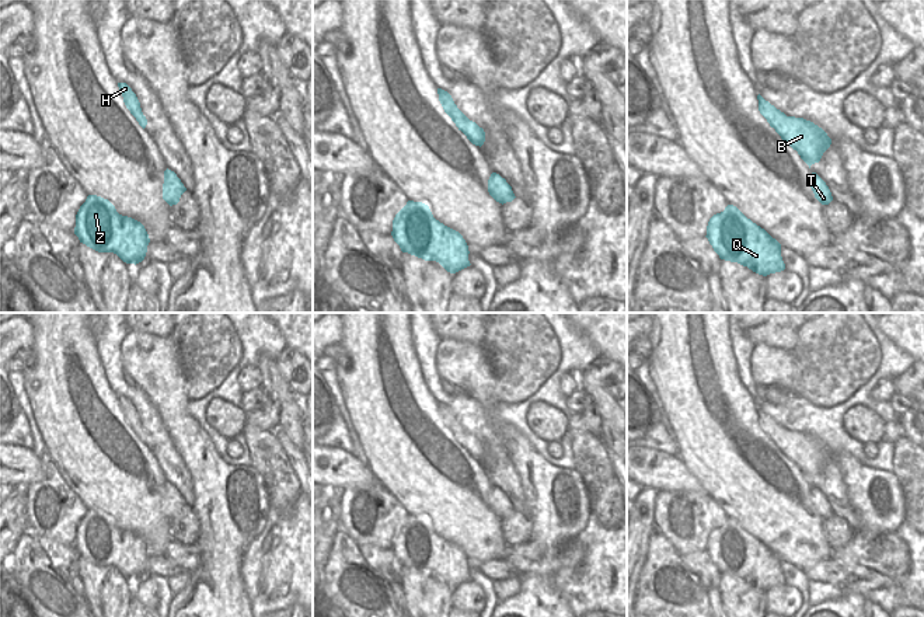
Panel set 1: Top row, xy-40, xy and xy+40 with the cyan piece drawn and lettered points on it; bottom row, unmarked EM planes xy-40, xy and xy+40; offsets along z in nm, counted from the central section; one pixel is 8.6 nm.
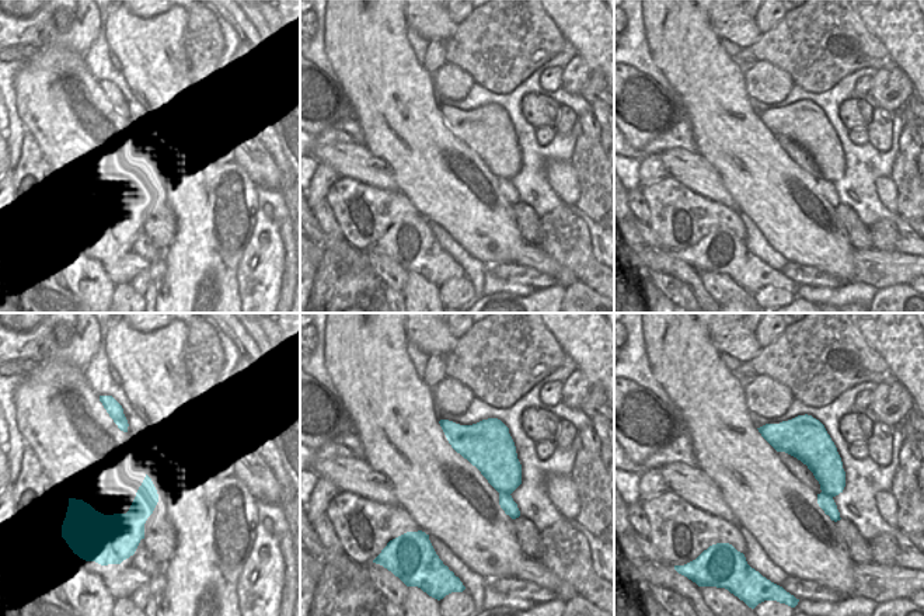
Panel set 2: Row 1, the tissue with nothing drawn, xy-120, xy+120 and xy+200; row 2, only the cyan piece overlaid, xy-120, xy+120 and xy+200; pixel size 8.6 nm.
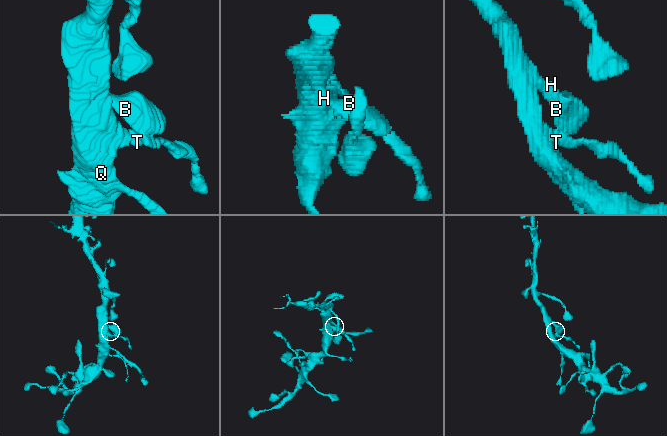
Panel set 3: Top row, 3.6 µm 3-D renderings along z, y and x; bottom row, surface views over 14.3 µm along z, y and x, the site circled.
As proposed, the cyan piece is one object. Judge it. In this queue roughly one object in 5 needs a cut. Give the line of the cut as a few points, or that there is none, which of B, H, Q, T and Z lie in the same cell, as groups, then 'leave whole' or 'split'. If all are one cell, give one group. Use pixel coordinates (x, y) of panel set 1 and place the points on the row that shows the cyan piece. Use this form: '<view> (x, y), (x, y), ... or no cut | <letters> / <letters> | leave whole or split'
no cut | B H Q T Z | leave whole

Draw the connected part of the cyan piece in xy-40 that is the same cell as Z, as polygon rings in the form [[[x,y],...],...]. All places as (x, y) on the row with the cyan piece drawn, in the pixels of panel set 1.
[[[88,195],[76,215],[74,234],[80,243],[98,252],[114,252],[126,264],[144,259],[150,243],[144,226],[116,212],[97,195]]]

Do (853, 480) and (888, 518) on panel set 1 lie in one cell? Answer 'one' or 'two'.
one

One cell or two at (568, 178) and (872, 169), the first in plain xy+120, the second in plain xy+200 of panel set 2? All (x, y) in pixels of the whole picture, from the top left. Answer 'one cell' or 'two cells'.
two cells

